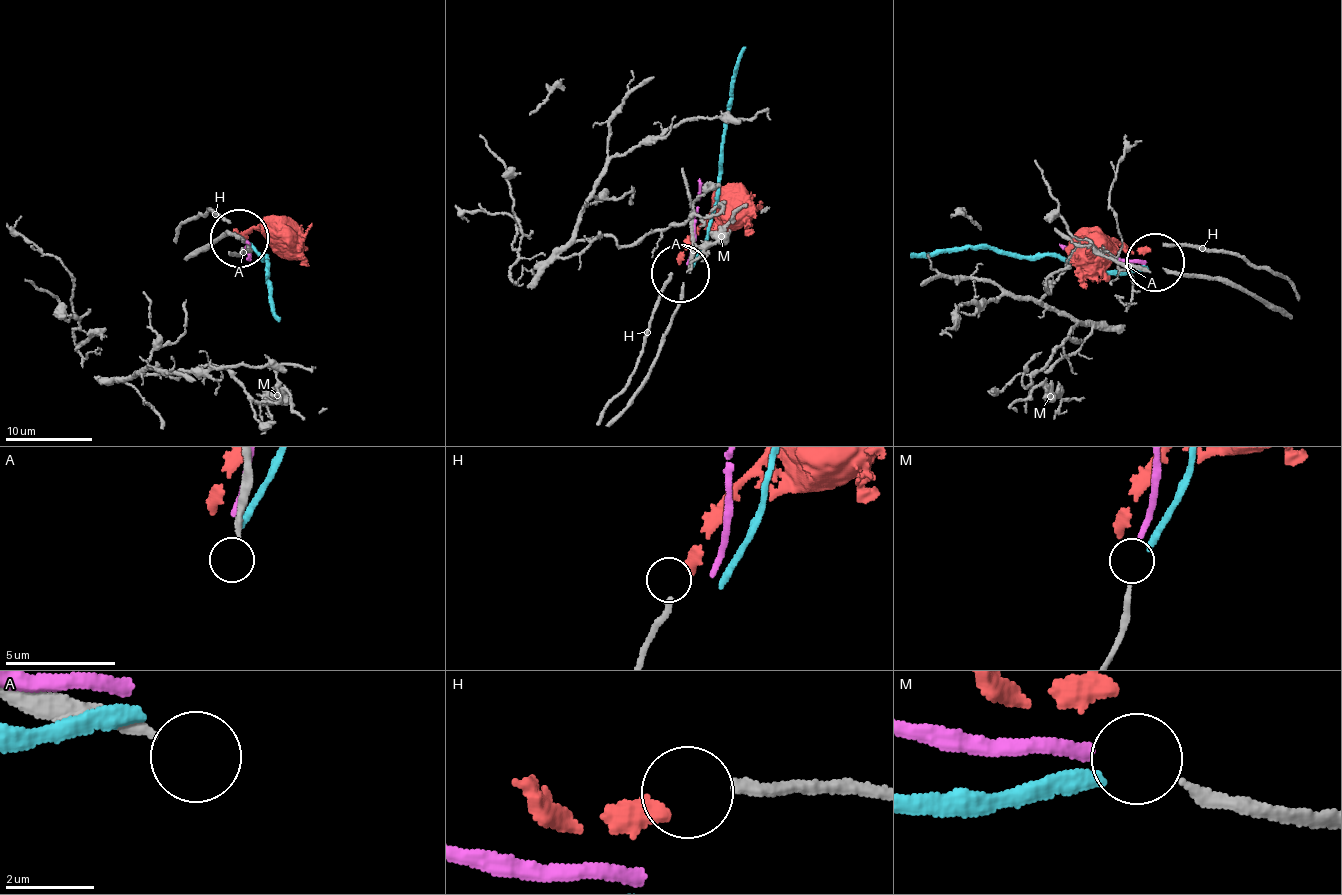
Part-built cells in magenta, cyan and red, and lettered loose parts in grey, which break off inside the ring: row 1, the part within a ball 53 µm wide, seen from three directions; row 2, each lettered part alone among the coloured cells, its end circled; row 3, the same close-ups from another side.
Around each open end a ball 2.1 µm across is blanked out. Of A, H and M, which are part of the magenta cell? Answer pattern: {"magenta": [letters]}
{"magenta": []}

